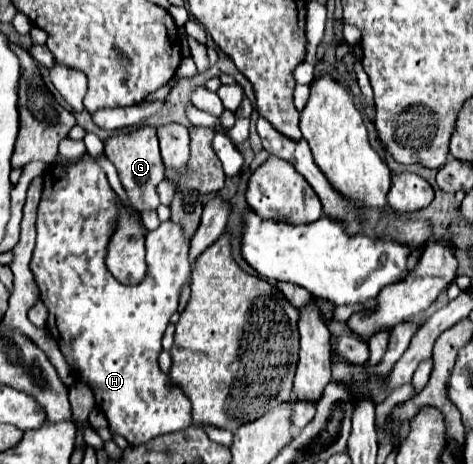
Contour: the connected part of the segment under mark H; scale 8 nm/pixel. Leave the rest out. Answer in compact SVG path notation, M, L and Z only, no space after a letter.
M93 159L69 167L49 165L43 173L43 195L37 209L37 243L31 259L31 271L41 293L41 301L53 313L59 349L77 379L85 381L93 389L97 407L109 421L109 429L115 435L125 437L131 445L145 445L159 435L193 425L189 397L181 387L169 381L169 375L163 373L157 363L159 353L163 351L161 339L169 317L177 311L183 285L191 281L189 243L175 223L161 223L157 231L148 232L145 238L147 277L139 285L121 285L105 265L115 211L115 193Z

